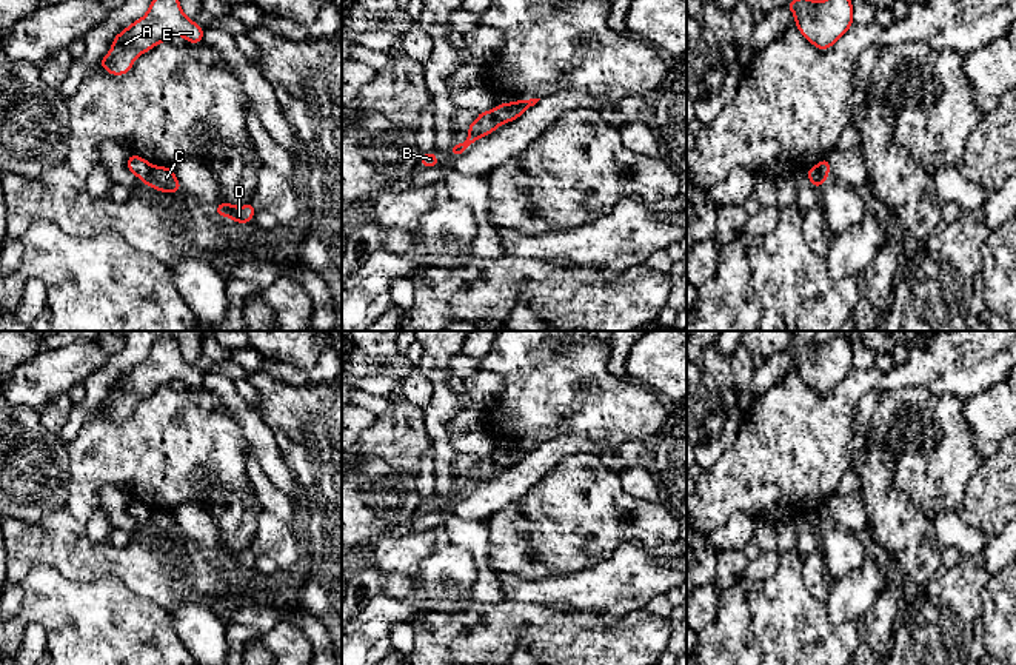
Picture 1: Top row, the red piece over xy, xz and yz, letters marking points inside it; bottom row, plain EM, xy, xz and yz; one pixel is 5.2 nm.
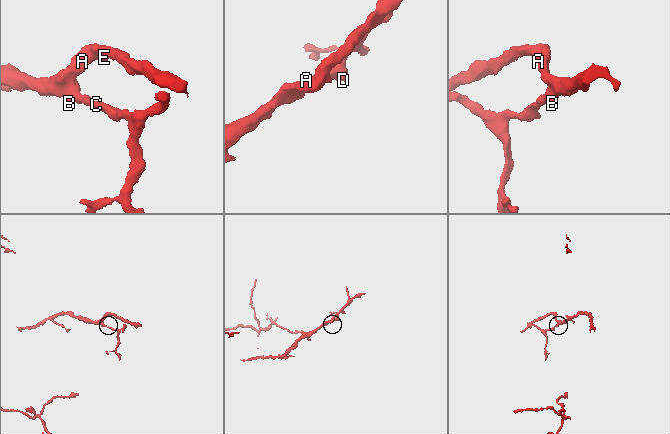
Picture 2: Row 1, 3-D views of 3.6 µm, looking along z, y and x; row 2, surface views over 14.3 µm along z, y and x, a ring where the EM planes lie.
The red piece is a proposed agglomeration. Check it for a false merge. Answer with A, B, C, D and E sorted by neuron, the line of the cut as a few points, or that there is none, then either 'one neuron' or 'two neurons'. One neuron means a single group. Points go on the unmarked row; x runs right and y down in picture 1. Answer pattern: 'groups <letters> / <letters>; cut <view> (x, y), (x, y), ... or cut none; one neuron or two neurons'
groups A B E / C D; cut xy (154, 511), (145, 527); two neurons

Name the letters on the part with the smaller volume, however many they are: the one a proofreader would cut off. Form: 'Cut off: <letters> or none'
Cut off: C, D

